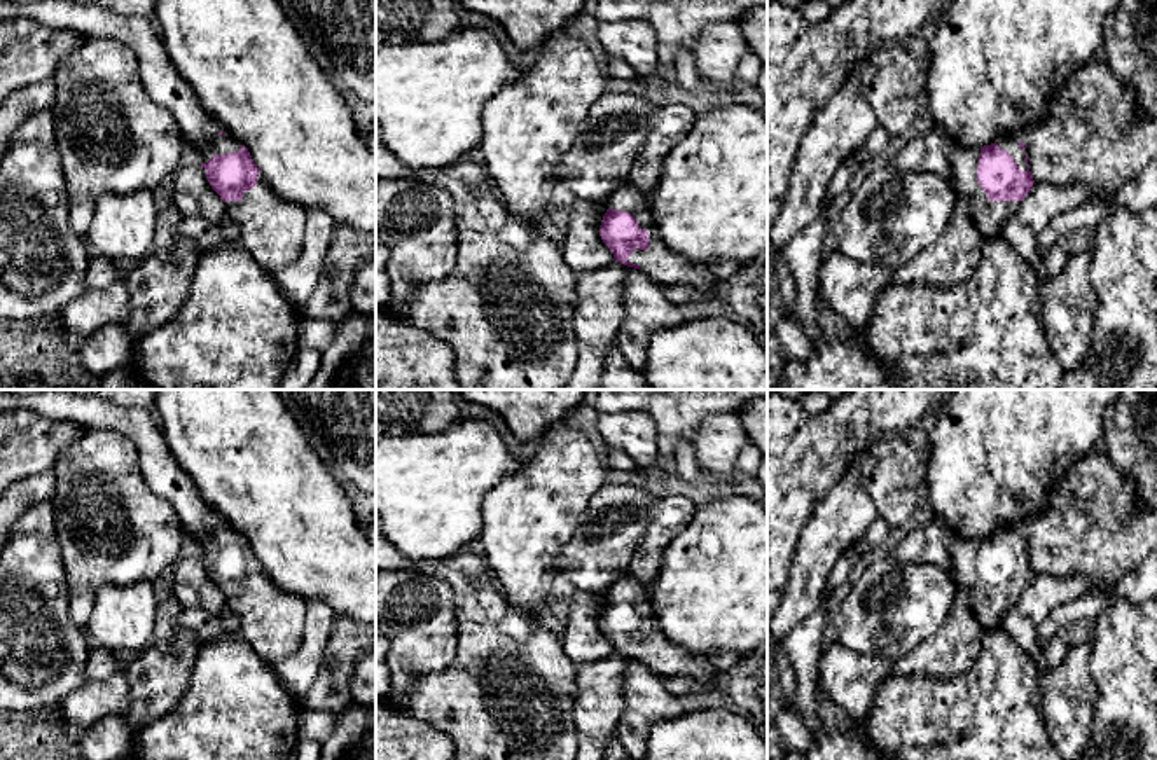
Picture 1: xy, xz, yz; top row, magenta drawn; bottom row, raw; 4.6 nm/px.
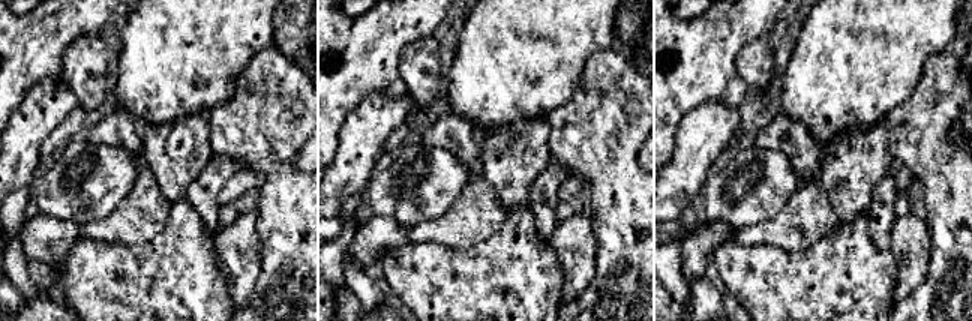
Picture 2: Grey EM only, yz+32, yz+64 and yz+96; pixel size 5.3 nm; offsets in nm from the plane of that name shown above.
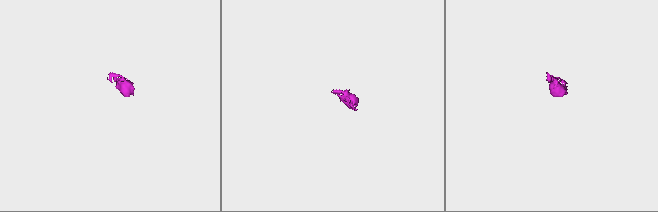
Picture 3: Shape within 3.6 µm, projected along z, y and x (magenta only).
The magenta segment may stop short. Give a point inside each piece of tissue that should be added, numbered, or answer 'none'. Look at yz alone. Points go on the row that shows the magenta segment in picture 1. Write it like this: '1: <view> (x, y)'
1: yz (990, 217)

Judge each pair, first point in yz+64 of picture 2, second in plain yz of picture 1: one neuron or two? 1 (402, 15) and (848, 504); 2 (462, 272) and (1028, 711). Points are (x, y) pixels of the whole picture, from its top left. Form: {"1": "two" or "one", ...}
{"1": "two", "2": "one"}

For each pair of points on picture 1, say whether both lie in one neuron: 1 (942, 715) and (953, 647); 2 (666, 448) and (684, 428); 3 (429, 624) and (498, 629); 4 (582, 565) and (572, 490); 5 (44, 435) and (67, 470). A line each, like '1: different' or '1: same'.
1: different
2: same
3: different
4: different
5: different

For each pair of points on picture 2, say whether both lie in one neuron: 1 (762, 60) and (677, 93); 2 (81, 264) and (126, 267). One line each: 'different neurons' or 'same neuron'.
1: different neurons
2: same neuron

